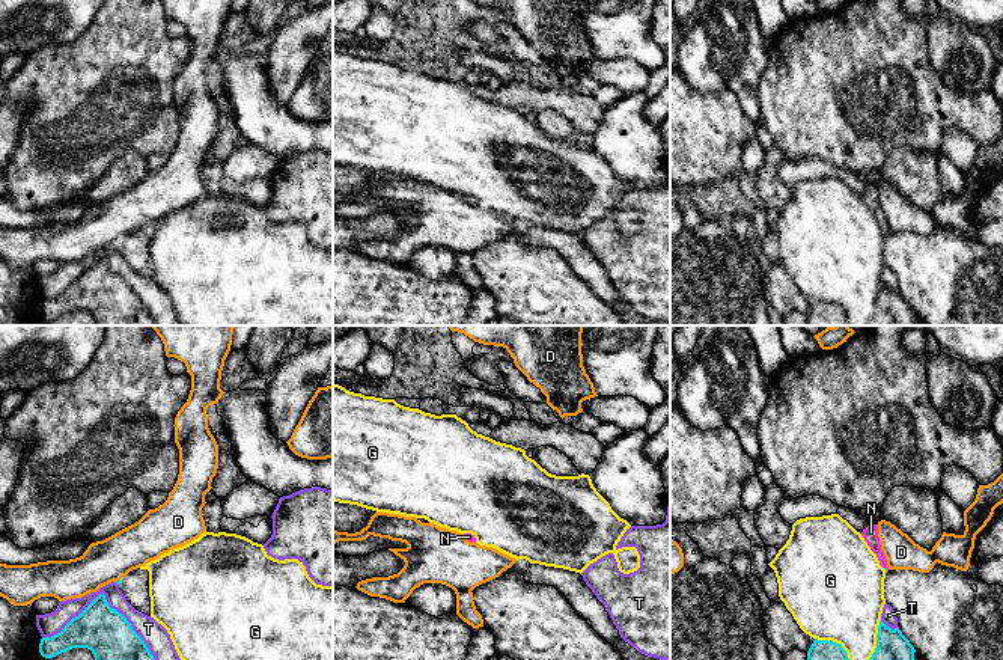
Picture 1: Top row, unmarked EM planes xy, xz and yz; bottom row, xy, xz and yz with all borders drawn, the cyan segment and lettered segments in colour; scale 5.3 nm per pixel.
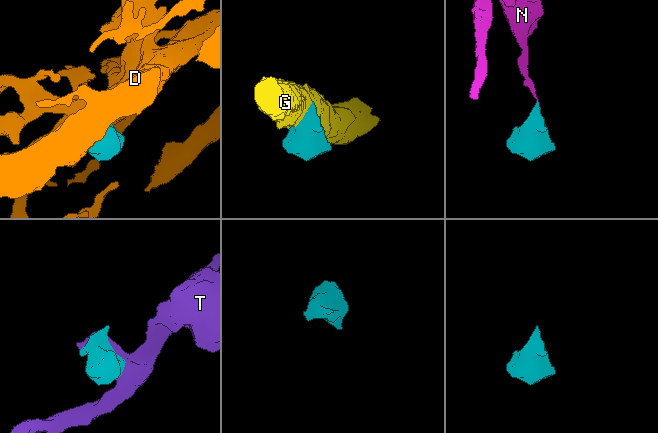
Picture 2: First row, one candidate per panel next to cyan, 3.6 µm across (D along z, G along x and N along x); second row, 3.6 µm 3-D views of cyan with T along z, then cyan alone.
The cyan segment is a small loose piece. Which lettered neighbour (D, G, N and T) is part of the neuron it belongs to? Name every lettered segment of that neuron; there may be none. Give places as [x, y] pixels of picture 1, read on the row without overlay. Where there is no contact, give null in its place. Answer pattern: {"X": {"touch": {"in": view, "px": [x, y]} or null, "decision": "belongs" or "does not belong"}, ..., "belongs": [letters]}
{"D": {"touch": {"in": "xy", "px": [119, 243]}, "decision": "does not belong"}, "G": {"touch": {"in": "yz", "px": [877, 303]}, "decision": "does not belong"}, "N": {"touch": {"in": "yz", "px": [886, 231]}, "decision": "belongs"}, "T": {"touch": {"in": "xy", "px": [106, 262]}, "decision": "does not belong"}, "belongs": ["N"]}

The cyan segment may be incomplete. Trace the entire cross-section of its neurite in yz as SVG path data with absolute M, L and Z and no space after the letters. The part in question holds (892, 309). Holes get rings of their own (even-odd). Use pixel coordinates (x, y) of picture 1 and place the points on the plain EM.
M880 283L876 310L866 325L914 325L914 315L914 309L899 289L892 292Z

